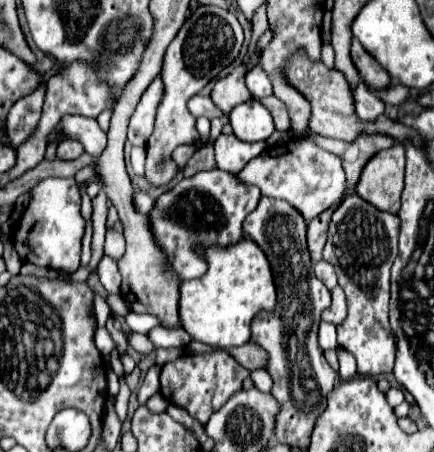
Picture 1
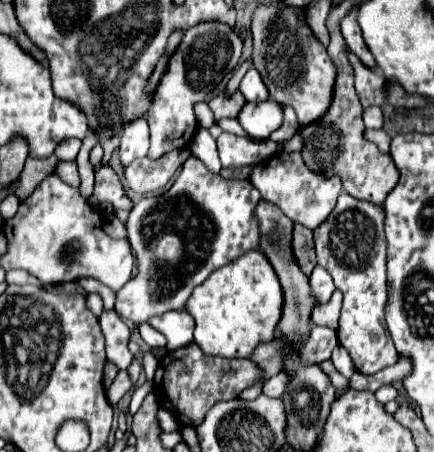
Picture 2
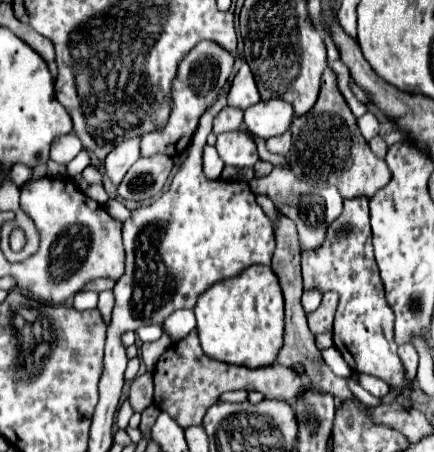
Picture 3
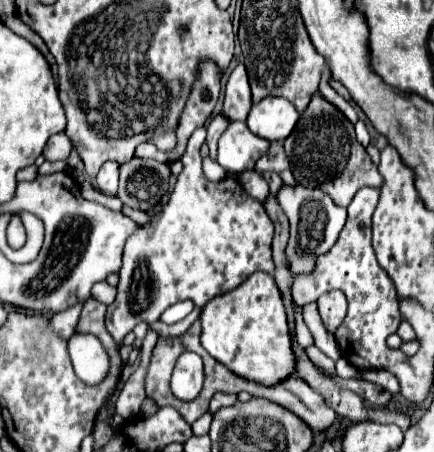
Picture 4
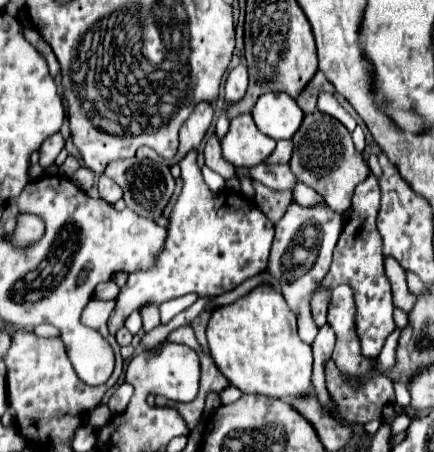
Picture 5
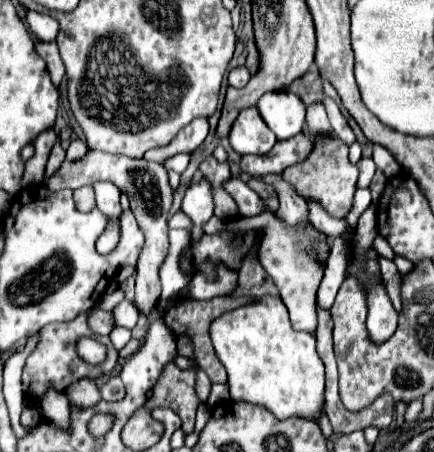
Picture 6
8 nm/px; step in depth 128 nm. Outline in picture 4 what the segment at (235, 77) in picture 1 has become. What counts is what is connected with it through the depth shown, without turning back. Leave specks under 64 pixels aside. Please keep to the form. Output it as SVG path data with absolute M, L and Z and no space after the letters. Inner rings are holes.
M216 114L210 124L208 124L208 138L206 138L206 144L210 146L210 156L216 158L216 142L220 138L220 134L228 128L230 120L224 116L224 114Z

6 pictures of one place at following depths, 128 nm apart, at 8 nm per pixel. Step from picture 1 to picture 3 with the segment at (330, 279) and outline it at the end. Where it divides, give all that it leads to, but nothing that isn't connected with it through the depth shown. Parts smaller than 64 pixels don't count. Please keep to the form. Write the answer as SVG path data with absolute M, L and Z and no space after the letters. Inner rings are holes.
M308 290L302 296L302 306L304 306L306 312L312 312L312 310L316 310L320 306L320 300L322 300L322 292L320 290Z

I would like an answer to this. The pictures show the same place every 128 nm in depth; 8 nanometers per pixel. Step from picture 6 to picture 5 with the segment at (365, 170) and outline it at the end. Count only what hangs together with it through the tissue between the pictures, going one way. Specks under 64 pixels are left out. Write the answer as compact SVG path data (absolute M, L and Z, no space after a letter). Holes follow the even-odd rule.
M368 176L362 184L356 186L350 218L344 224L344 230L336 244L336 252L334 252L330 270L324 276L324 280L320 282L320 288L328 288L328 290L334 290L340 284L348 284L354 290L354 302L356 302L354 326L356 326L356 334L360 338L362 356L368 356L368 358L376 358L380 354L384 340L396 329L390 282L384 274L382 240L376 230L378 208L380 208L380 186L374 176Z

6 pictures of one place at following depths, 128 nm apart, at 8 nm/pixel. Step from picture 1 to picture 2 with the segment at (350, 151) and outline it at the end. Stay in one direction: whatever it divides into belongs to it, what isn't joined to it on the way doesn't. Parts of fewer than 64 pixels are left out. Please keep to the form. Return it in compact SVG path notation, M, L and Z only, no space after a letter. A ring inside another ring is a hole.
M366 130L364 138L374 142L376 146L384 146L384 152L390 150L390 136L384 130Z

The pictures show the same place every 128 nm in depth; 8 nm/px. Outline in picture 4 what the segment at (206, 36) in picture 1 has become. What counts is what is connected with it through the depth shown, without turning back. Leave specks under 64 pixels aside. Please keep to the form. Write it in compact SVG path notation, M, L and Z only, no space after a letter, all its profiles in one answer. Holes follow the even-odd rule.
M200 60L196 84L192 84L192 92L186 100L186 106L184 106L184 112L180 116L180 124L176 130L176 138L178 138L176 148L172 152L160 152L152 142L142 142L136 148L136 156L152 158L152 160L166 162L166 164L180 160L186 150L186 142L188 142L190 134L198 126L206 124L206 120L210 118L210 114L216 106L216 100L220 96L220 78L222 78L222 72L220 72L220 68L216 68L216 64L212 60Z

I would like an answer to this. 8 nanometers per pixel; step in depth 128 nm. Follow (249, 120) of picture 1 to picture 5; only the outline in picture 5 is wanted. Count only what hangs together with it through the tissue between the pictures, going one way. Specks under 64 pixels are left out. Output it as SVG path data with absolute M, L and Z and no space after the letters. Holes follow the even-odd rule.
M268 92L258 98L256 106L252 108L252 118L260 132L274 140L292 138L294 132L300 128L304 112L284 92Z

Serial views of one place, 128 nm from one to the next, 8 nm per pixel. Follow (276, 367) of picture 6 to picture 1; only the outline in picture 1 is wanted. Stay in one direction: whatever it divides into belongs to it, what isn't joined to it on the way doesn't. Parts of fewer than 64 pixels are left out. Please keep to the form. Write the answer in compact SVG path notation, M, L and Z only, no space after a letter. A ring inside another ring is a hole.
M248 236L232 248L208 248L208 272L196 280L180 282L180 322L198 342L214 348L242 346L250 340L250 322L260 310L276 306L276 288L270 264L260 246Z

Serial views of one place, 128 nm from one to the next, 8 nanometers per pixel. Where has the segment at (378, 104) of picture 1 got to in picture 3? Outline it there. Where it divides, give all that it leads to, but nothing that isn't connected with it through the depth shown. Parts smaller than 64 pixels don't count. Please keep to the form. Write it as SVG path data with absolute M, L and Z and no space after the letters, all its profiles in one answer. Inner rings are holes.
M366 112L362 118L358 118L358 128L360 128L362 136L366 140L370 140L370 138L374 138L378 134L378 128L380 128L378 118L372 112Z

